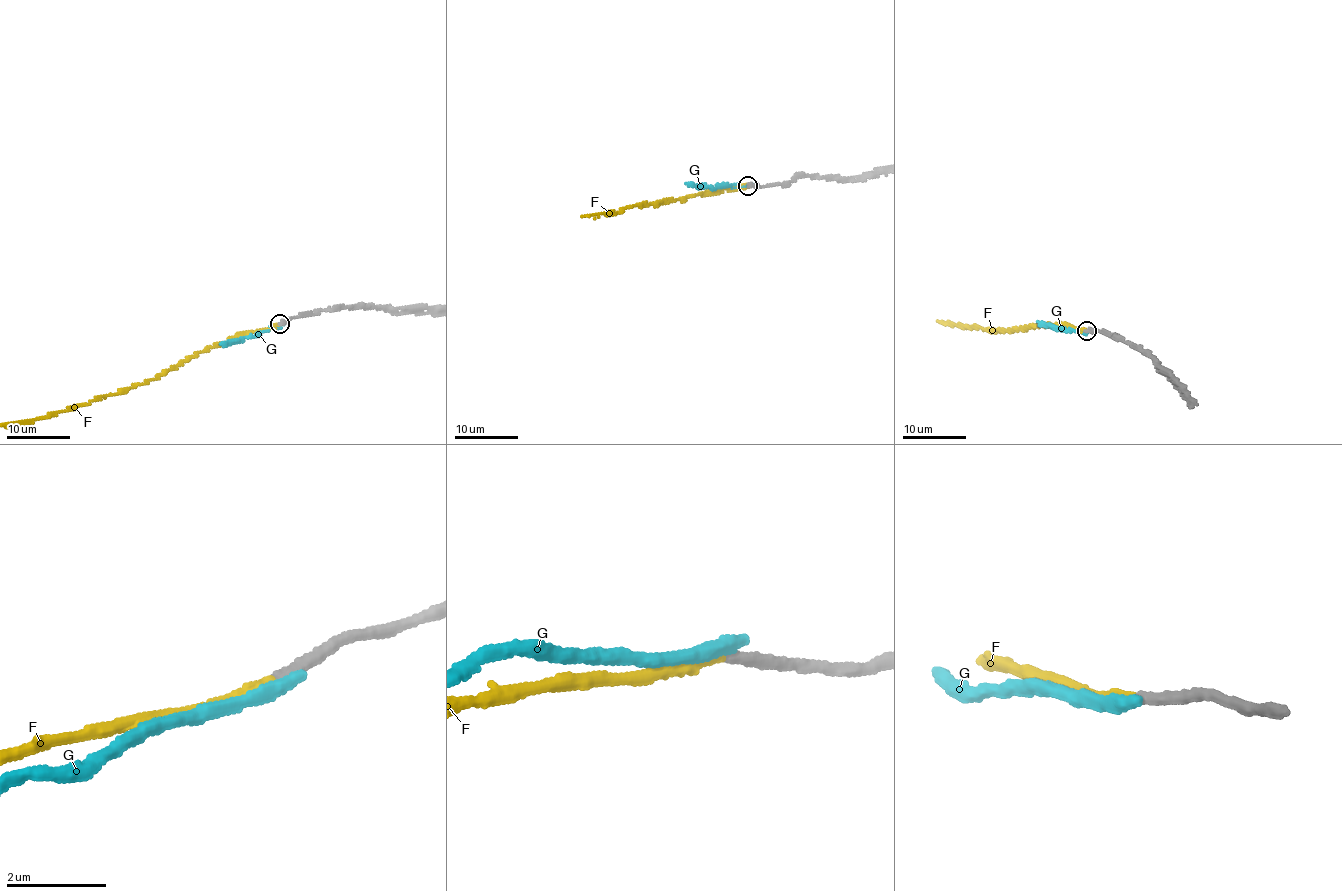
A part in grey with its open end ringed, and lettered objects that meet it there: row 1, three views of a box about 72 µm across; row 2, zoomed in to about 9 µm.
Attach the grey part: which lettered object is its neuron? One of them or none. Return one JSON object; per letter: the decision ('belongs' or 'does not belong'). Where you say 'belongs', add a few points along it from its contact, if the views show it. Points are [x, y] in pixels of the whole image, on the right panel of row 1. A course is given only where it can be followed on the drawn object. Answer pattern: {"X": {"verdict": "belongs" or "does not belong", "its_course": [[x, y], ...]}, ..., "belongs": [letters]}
{"F": {"verdict": "belongs"}, "G": {"verdict": "does not belong"}, "belongs": ["F"]}

